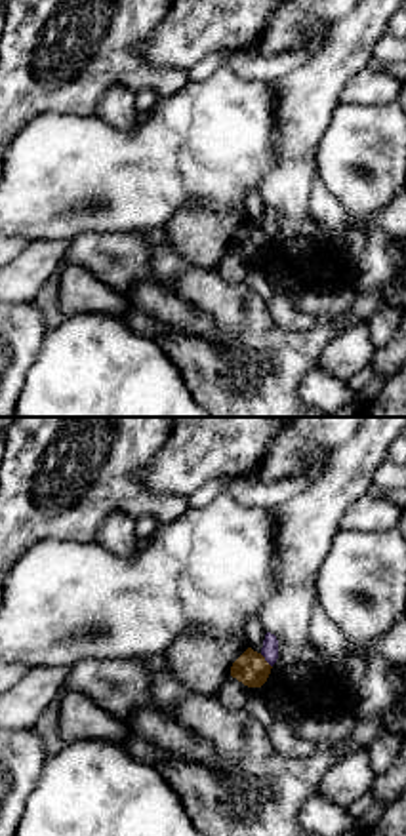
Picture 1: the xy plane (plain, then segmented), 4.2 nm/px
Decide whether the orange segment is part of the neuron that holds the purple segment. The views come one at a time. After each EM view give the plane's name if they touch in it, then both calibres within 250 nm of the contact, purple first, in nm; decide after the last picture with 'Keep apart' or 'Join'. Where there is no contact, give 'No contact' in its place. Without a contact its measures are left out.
Touches purple in xy. Thickness 70 nm (purple) against 140 nm

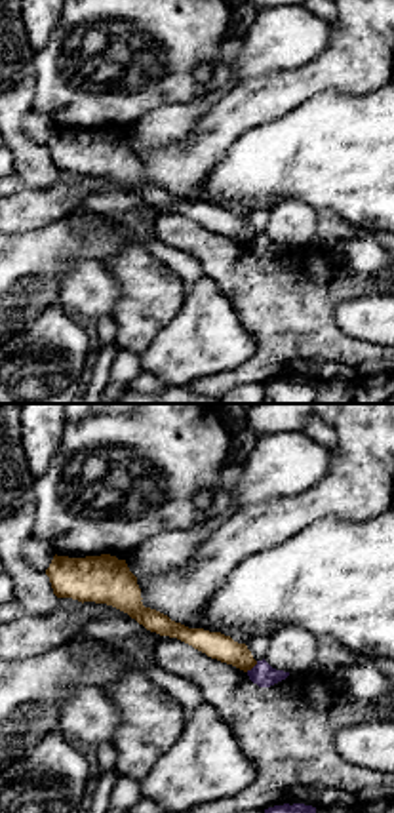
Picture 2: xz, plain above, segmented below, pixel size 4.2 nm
Touches purple in xz. Thickness 100 nm (purple) against 110 nm

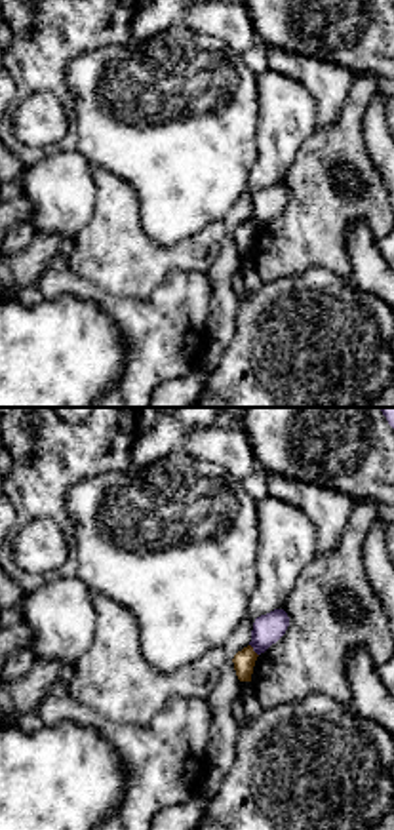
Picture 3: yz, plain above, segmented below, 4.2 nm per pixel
Touches purple in yz. Thickness 130 nm (purple) against 90 nm

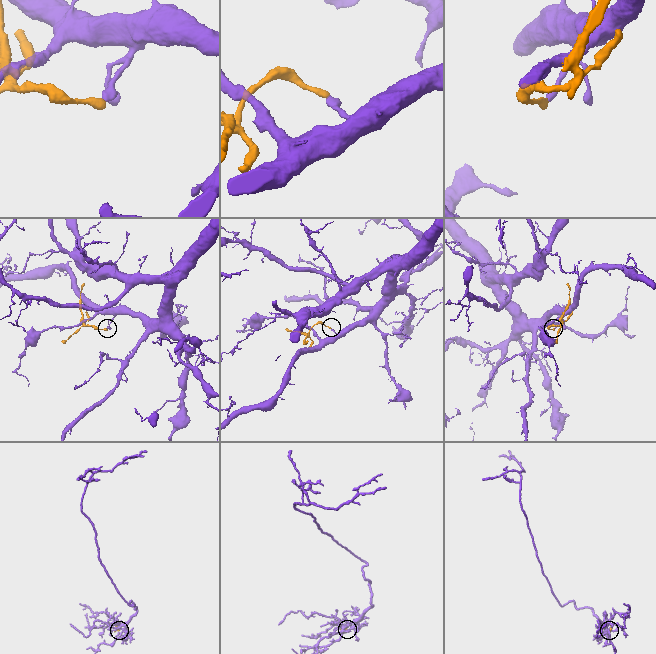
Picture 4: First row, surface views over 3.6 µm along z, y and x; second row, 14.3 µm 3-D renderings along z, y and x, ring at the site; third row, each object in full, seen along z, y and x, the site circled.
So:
Keep apart

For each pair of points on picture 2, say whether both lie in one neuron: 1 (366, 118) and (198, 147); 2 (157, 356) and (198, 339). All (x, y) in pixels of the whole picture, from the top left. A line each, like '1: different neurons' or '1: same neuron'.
1: different neurons
2: same neuron

